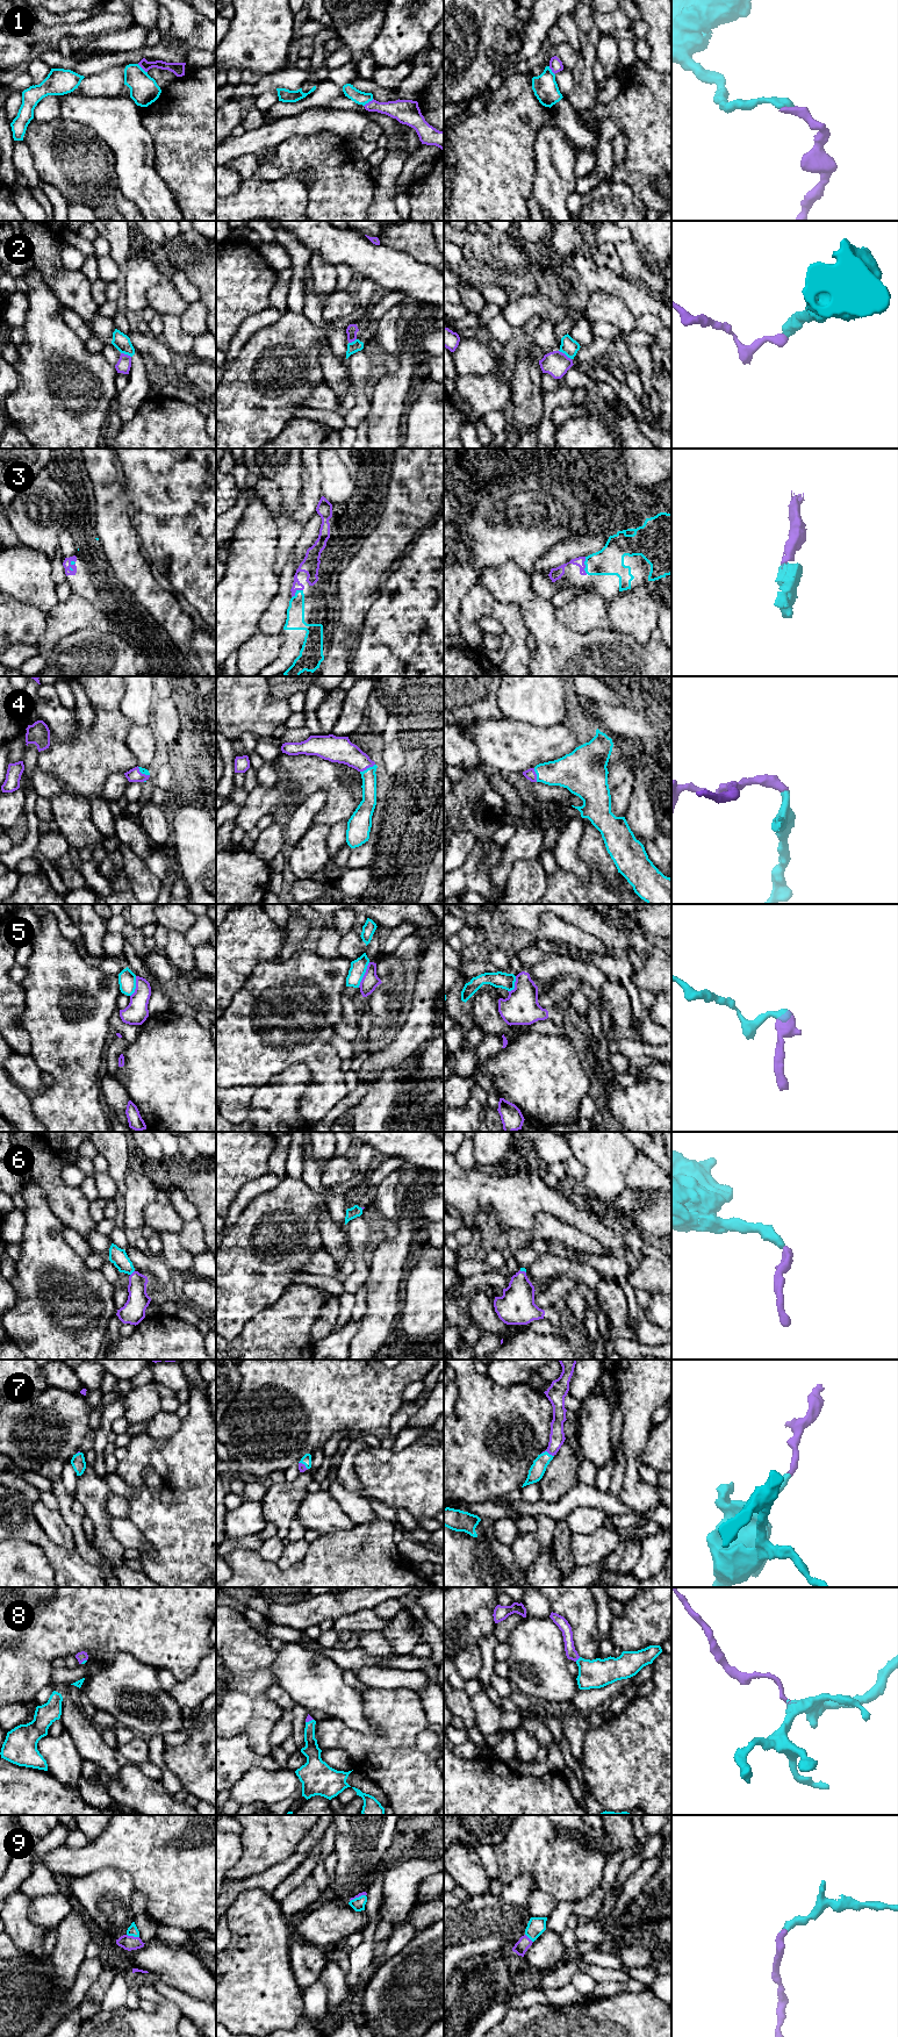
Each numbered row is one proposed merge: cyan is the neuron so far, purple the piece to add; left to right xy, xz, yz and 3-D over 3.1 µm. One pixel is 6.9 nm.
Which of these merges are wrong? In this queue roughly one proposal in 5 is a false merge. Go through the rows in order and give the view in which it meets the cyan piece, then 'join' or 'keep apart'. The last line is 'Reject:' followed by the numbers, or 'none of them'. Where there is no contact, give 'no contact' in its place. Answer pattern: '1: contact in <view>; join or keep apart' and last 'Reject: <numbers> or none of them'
1: contact in xy; keep apart
2: contact in yz; keep apart
3: contact in yz; join
4: contact in xz; join
5: contact in xz; keep apart
6: contact in xy; join
7: contact in yz; join
8: contact in yz; join
9: contact in xy; join
Reject: 1, 2, 5

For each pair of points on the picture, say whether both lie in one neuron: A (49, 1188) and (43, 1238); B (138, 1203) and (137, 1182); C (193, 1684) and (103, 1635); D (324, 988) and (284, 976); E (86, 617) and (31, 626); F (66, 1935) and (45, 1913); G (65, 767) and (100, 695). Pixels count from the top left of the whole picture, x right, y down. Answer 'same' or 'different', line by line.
A: different
B: same
C: different
D: same
E: different
F: different
G: same

